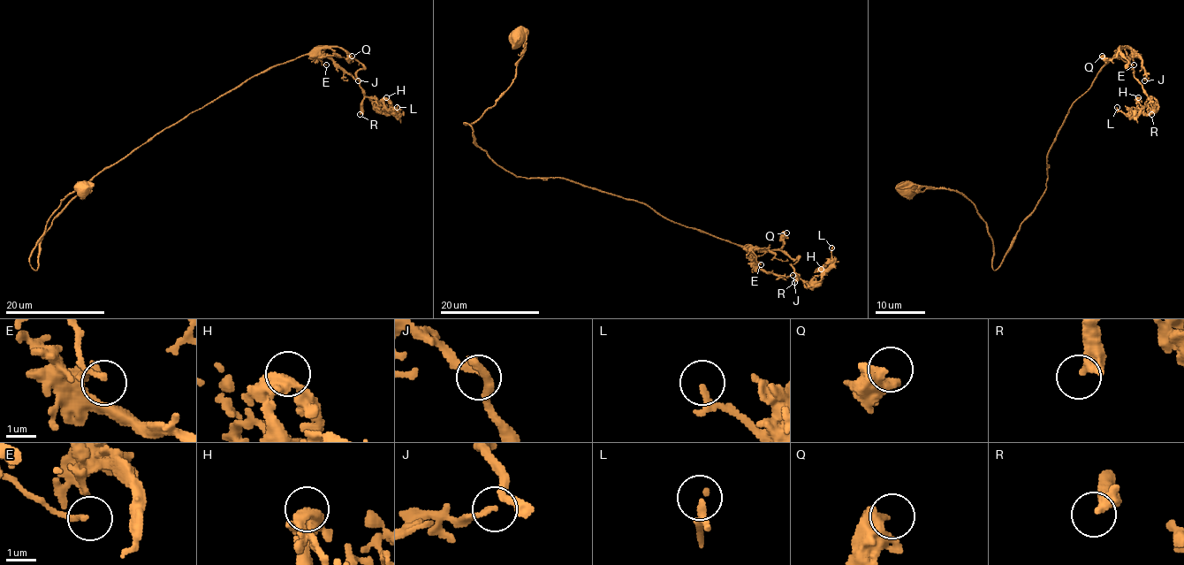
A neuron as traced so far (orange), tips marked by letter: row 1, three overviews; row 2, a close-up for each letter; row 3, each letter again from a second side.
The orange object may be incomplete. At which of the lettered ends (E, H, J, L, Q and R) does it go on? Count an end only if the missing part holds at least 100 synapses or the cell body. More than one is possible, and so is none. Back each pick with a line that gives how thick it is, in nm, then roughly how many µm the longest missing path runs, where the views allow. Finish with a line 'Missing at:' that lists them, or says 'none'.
Missing at: none

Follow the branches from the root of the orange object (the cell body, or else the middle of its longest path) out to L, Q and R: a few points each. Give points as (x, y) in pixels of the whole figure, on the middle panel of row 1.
L: (517, 37), (512, 85), (465, 123), (498, 165), (783, 250), (805, 281), (831, 248)
Q: (517, 37), (524, 53), (512, 85), (465, 123), (498, 165), (642, 202), (740, 246), (777, 250), (786, 232)
R: (517, 37), (512, 85), (465, 123), (498, 165), (783, 250), (798, 260), (794, 282)

